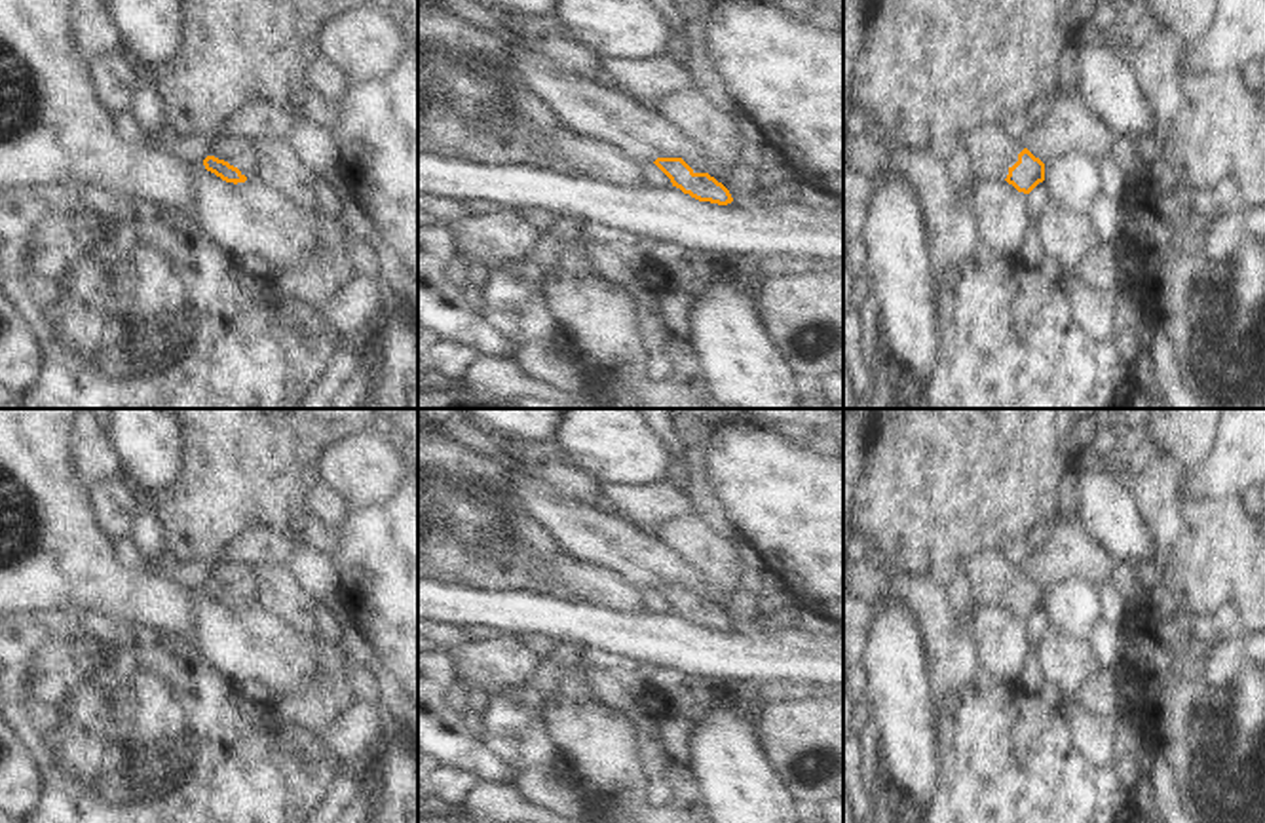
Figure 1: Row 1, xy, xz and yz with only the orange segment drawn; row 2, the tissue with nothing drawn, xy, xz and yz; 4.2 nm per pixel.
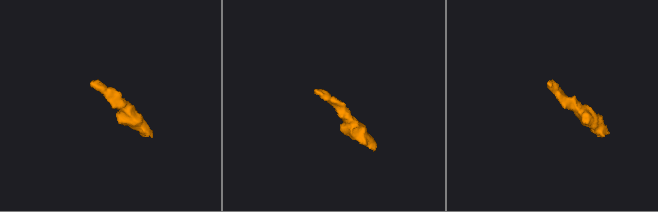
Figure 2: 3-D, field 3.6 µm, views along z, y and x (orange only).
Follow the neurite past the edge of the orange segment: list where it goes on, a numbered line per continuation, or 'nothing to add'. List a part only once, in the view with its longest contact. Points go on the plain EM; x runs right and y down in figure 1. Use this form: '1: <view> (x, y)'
1: xy (236, 576)

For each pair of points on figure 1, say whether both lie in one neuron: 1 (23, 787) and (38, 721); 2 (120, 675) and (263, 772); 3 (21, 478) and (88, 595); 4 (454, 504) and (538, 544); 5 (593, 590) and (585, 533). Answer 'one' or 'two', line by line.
1: two
2: one
3: one
4: one
5: two

